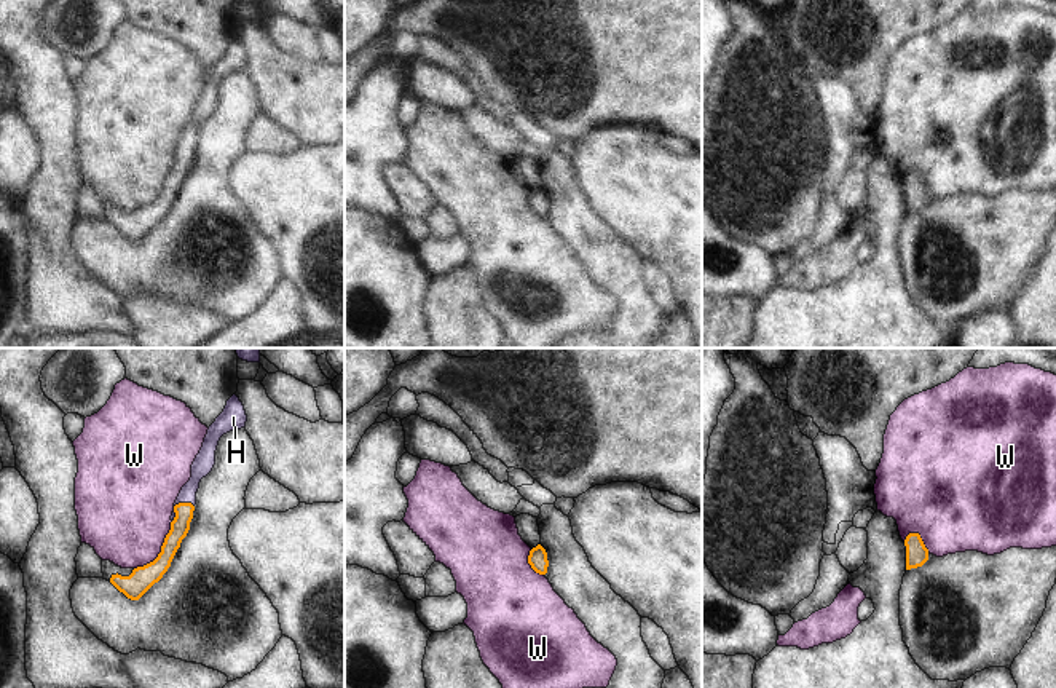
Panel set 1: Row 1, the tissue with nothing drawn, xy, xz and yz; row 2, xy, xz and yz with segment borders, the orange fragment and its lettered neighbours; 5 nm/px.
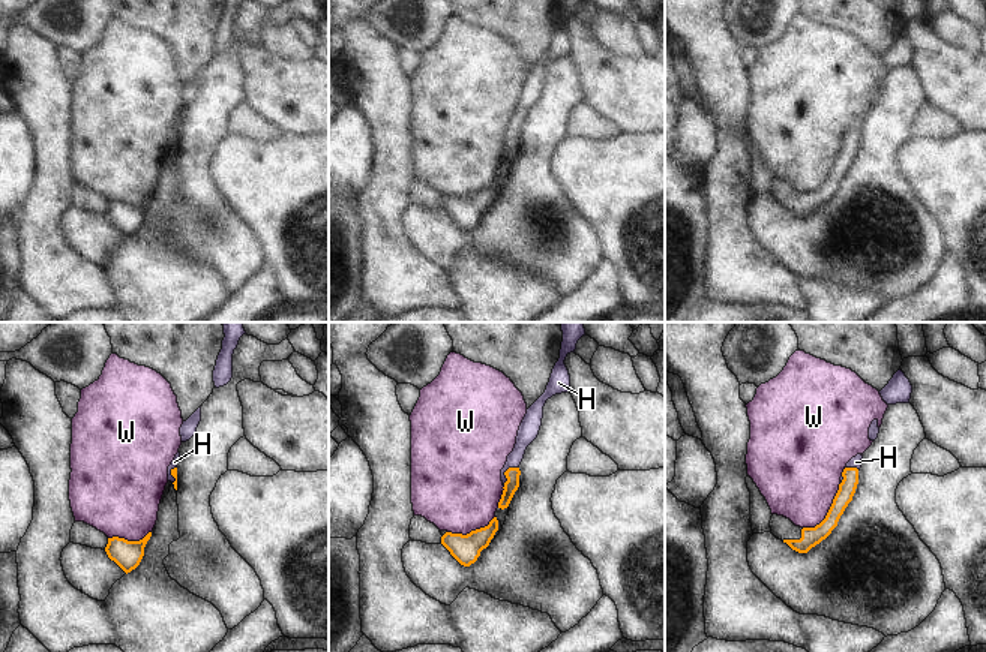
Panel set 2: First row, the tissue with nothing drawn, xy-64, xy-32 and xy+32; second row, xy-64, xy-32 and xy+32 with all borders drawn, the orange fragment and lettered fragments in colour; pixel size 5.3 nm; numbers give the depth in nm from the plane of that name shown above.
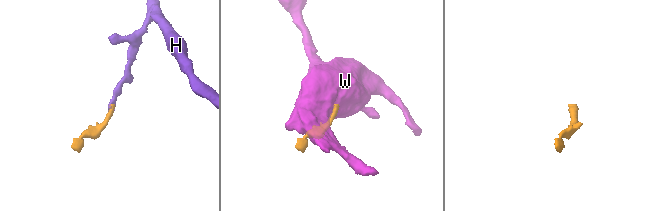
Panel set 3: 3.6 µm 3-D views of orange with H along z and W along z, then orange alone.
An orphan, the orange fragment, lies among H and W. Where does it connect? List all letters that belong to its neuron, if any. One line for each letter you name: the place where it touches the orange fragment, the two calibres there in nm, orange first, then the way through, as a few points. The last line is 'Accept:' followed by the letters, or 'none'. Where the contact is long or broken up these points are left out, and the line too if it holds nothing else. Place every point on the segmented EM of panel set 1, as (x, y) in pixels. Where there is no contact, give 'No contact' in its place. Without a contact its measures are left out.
H: Touches orange at xy (184, 503). Thickness 100 nm (orange) against 100 nm. Path across: xy (184, 511), (184, 503), (204, 460)
Accept: H

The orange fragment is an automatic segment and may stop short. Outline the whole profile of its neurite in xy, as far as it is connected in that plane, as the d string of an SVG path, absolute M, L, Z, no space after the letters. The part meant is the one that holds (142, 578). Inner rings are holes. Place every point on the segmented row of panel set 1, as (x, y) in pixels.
M233 394L223 412L209 426L203 447L191 465L191 477L182 487L171 516L171 530L164 538L158 557L137 568L121 568L110 560L102 560L104 579L110 581L120 592L131 600L139 600L171 567L171 562L180 548L182 540L190 530L196 504L199 482L215 465L215 450L223 434L246 426L247 415L242 402Z

